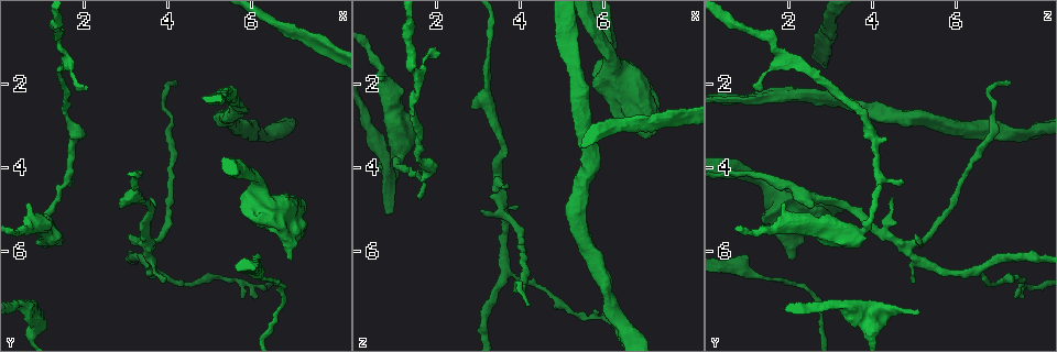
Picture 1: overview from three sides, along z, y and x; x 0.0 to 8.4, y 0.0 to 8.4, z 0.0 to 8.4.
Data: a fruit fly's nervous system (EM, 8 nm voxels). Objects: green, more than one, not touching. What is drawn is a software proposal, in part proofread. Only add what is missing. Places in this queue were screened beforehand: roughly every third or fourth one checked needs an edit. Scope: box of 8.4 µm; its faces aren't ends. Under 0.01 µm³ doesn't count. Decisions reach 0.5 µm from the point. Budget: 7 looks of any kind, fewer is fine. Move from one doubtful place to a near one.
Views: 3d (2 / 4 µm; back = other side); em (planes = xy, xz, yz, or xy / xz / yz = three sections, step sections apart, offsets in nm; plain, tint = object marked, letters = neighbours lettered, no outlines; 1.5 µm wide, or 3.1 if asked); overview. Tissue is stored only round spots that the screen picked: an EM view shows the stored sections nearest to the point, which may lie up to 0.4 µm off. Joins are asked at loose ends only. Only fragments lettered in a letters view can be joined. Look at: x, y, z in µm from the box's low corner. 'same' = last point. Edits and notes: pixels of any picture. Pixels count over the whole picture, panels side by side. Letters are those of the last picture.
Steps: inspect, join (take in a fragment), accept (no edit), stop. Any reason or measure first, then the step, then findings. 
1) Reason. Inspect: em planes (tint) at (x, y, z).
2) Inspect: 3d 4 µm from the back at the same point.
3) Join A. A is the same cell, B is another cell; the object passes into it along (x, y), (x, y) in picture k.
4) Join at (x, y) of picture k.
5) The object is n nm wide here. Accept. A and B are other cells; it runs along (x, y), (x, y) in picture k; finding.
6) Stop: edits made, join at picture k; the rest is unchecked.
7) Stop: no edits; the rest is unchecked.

Inspect: 3d 4 µm at (4.25, 2.05, 7.30).

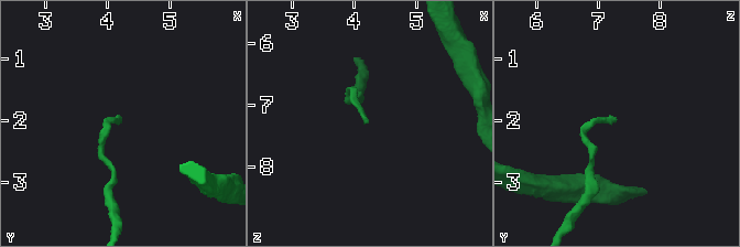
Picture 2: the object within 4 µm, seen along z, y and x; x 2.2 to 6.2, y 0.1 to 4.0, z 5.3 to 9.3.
Need the tissue. Inspect: em planes (letters) at (4.20, 2.05, 7.25).

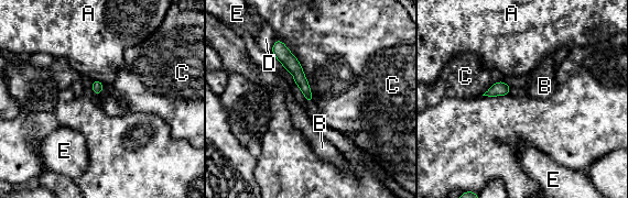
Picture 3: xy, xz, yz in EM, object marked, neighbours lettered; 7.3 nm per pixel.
The longest contact is with C, 550 nm. Accept. A, B, C, D and E are other cells; a border runs along (275, 39), (300, 64), (314, 101) in picture 3; none of them fits.

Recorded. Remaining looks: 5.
Branch stops here. Inspect: 3d 4 µm at (0.80, 7.40, 5.05).

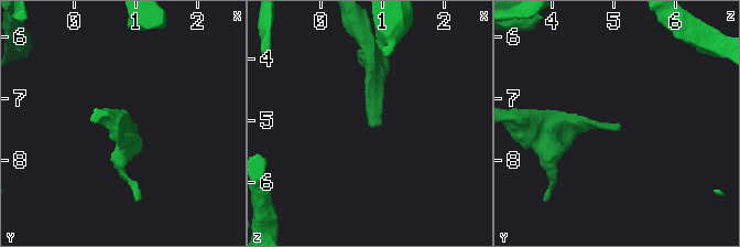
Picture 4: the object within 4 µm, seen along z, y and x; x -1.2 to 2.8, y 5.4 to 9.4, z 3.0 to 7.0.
Shape alone is not enough. Inspect: em xz step 4 (tint) at (0.85, 7.40, 5.10).

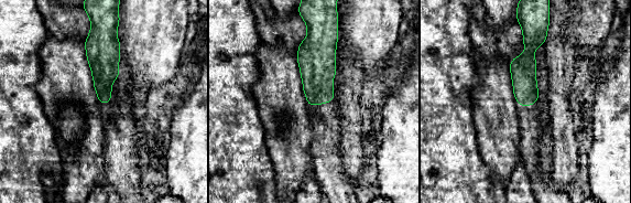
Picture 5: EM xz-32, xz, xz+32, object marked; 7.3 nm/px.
Inspect: em planes (letters) at the same point.

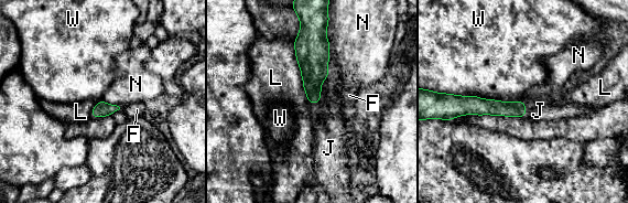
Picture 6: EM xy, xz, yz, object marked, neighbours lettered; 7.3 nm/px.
Join at (538, 110) of picture 6. J is the same cell, F, L, N and W are other cells; the object passes into it along (493, 107), (524, 108), (538, 110) in picture 6; the neuron continues.

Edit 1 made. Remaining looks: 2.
An open end. Inspect: 3d 2 µm at (3.90, 6.75, 5.00).

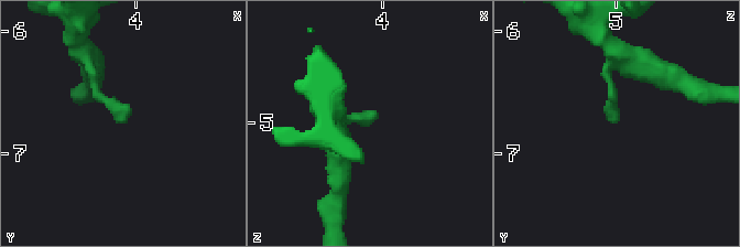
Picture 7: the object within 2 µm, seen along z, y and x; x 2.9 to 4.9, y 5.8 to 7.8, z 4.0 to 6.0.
Need the tissue. Inspect: em yz step 4 (letters) at (3.86, 6.74, 5.04).

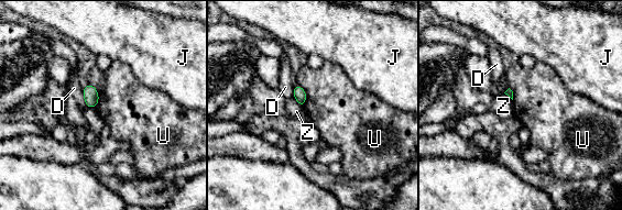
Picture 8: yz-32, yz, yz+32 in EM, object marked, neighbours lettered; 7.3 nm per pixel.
Accept. D, J, U and Z are other cells; a border runs along (89, 84), (97, 90), (96, 107) in picture 8; no lettered fragment goes on from it.

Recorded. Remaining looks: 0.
Stop: edits made, join at picture 6; the rest is unchecked.

